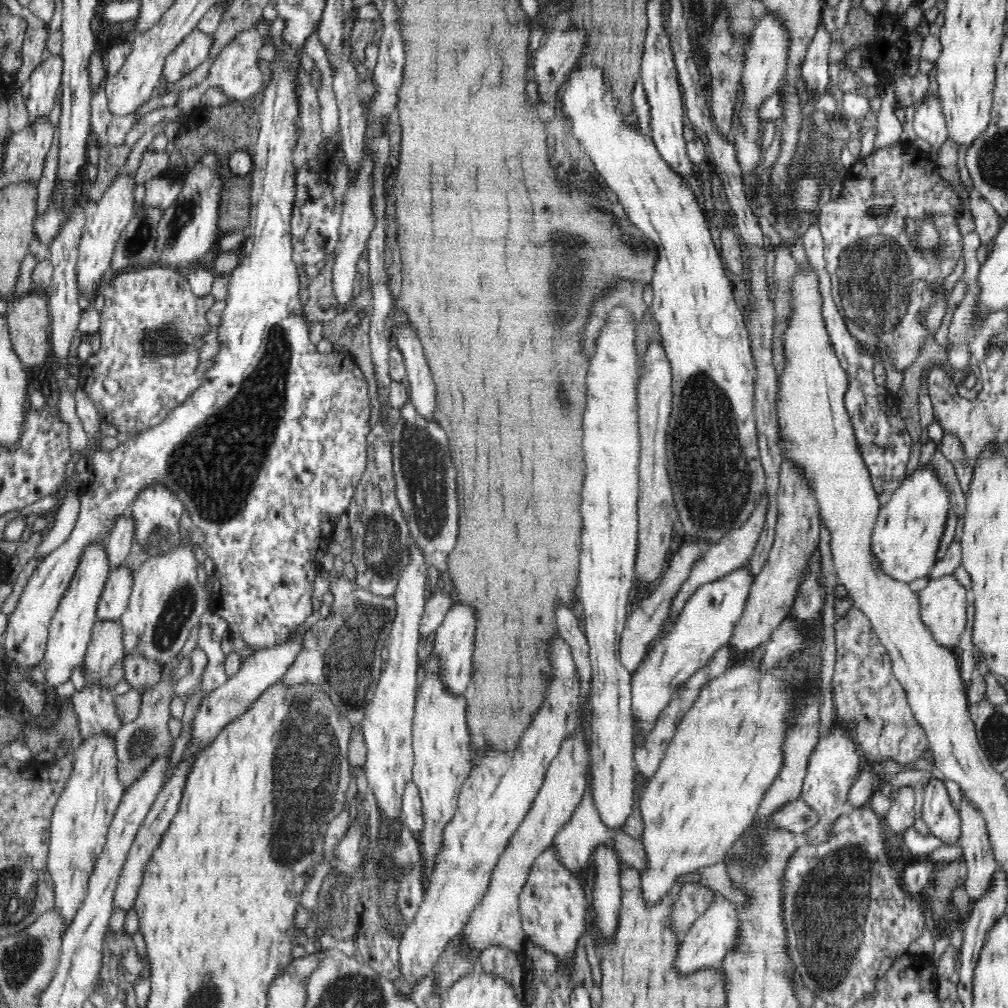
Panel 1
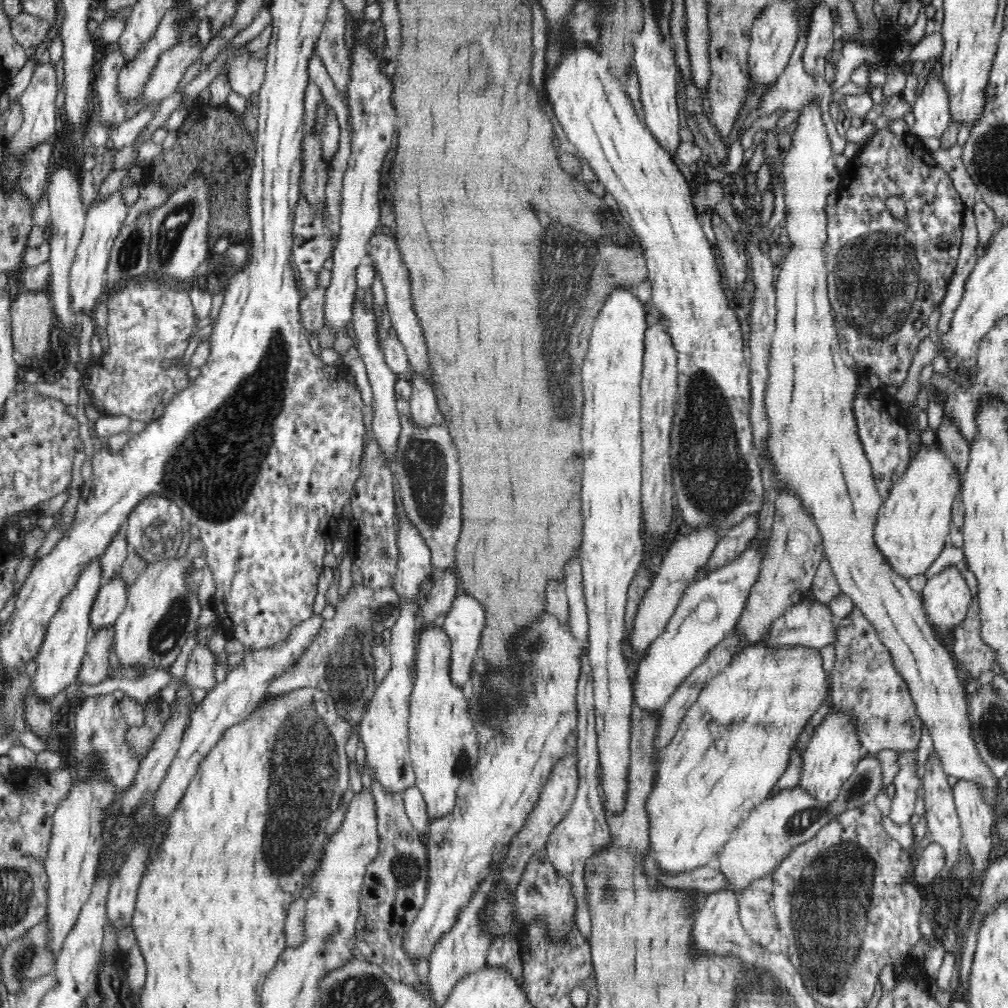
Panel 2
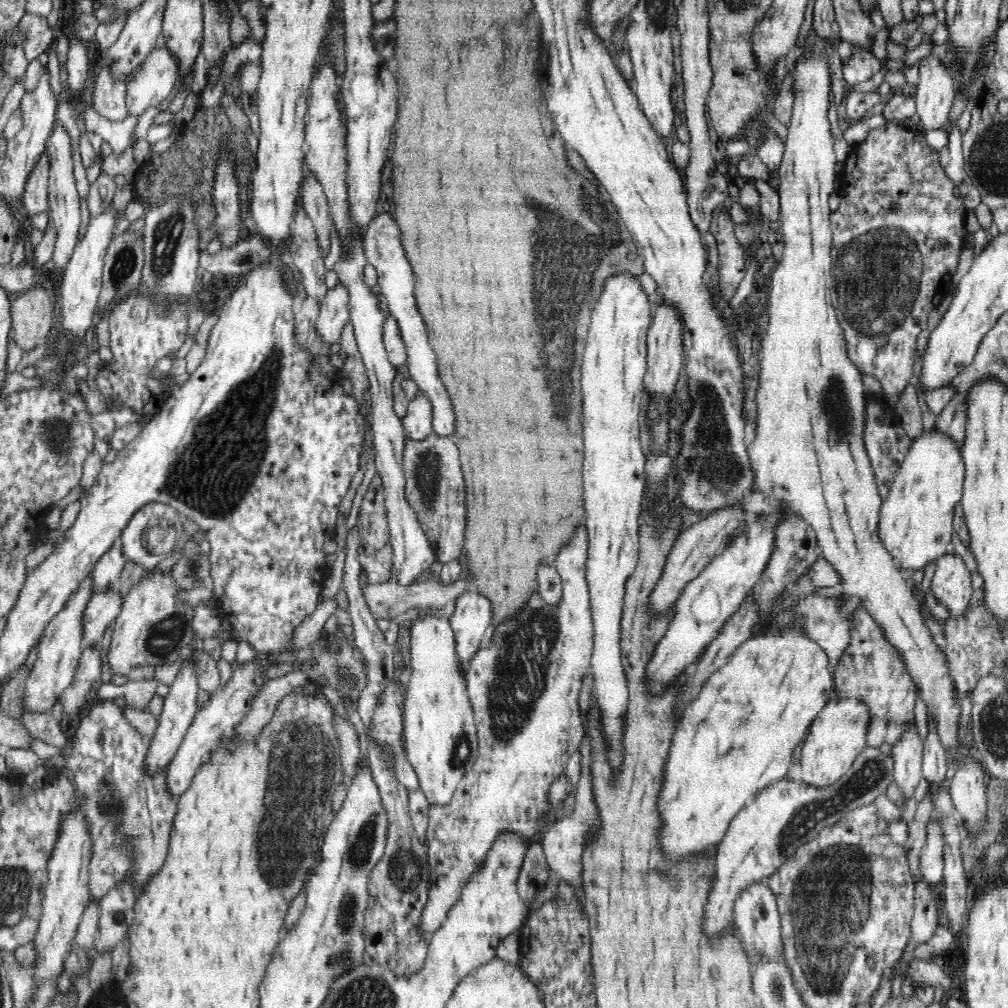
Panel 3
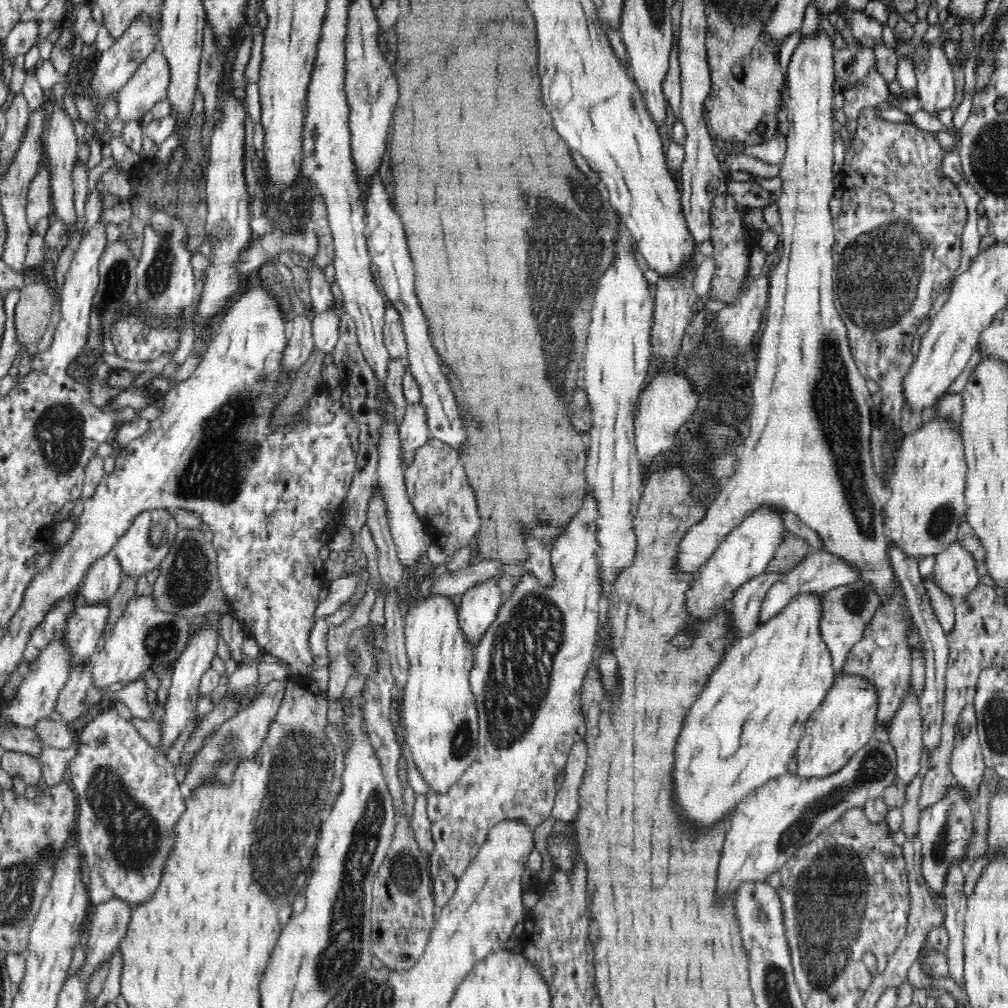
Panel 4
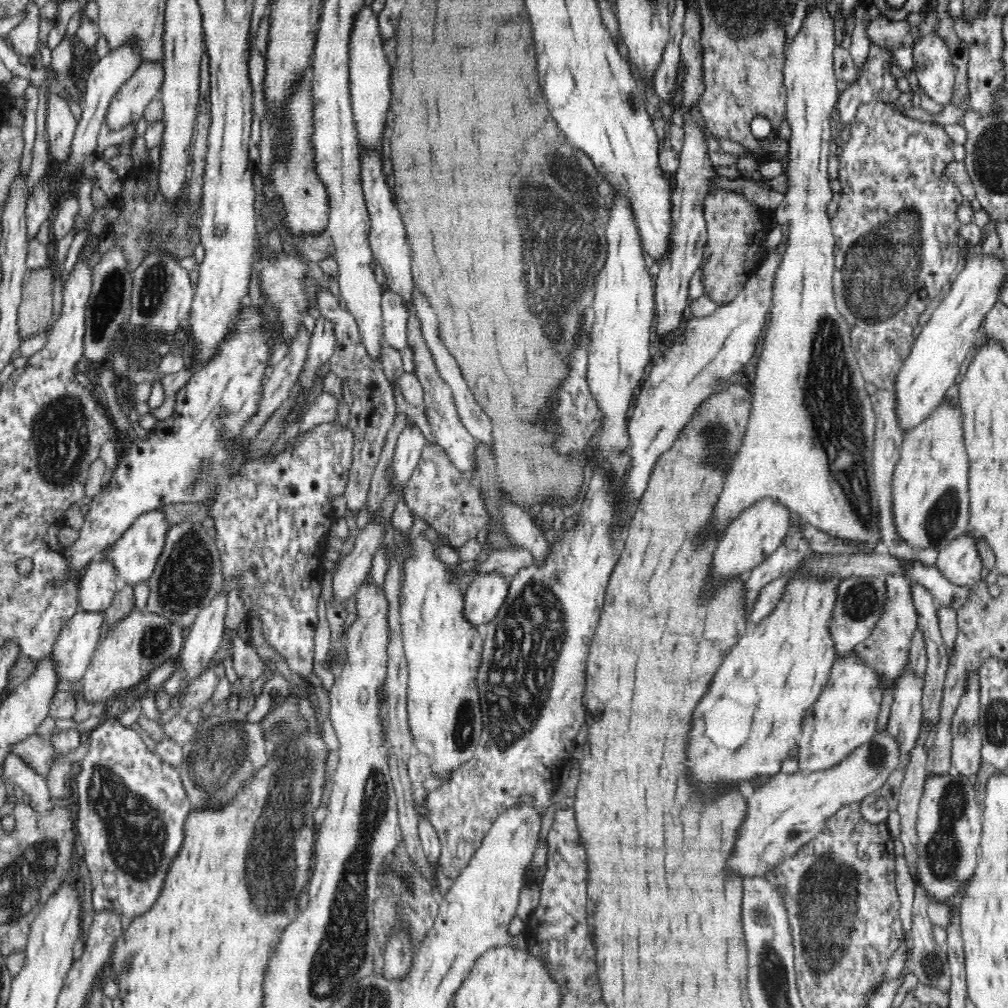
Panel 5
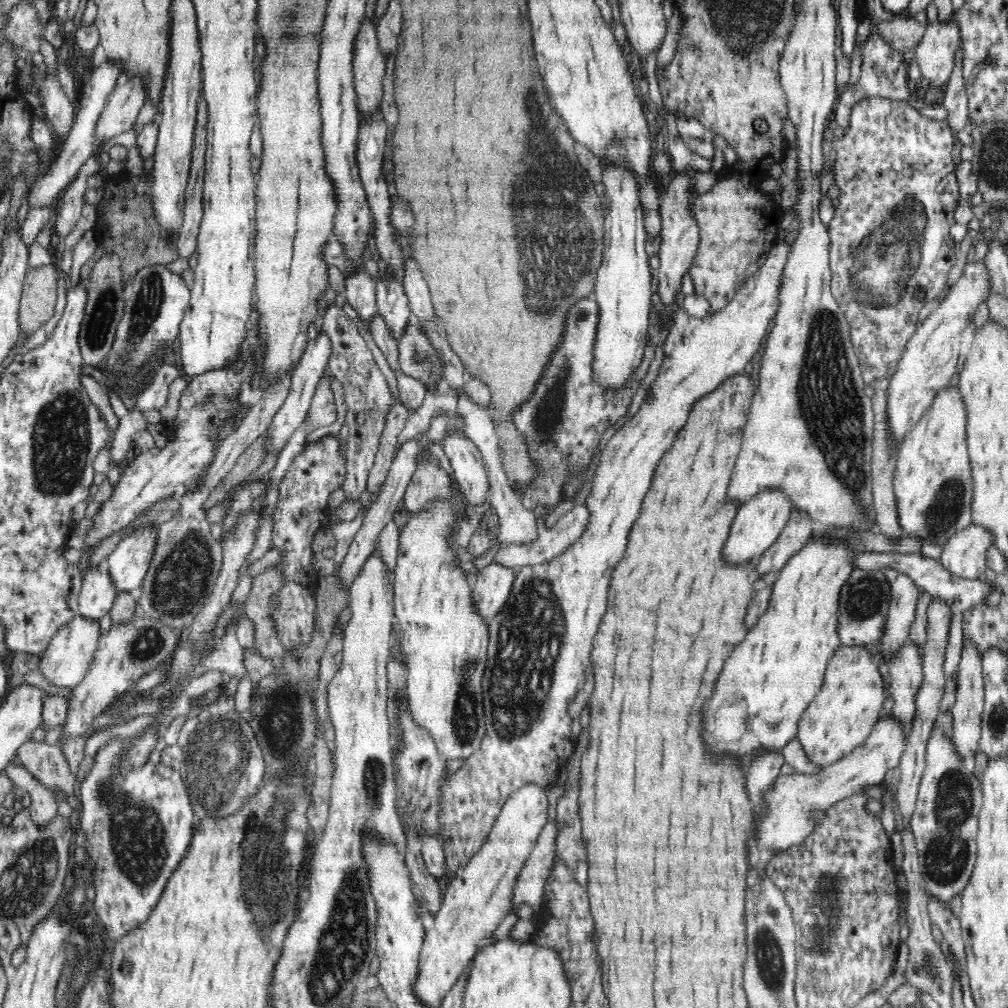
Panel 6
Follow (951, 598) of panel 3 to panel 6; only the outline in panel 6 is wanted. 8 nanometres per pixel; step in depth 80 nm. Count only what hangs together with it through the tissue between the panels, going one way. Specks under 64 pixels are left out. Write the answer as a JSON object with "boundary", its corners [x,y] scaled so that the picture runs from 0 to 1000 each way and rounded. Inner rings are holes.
{"boundary":[[[962,519],[942,534],[932,554],[943,570],[966,575],[979,564],[979,549],[987,542],[982,525]]]}

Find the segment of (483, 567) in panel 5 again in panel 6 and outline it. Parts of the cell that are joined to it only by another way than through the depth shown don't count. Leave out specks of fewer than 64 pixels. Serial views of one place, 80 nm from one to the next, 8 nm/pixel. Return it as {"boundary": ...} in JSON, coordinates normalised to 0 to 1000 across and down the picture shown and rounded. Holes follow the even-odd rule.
{"boundary":[[[581,500],[571,501],[558,511],[547,524],[542,523],[538,517],[534,517],[534,534],[528,540],[498,540],[488,557],[492,557],[500,563],[506,563],[506,564],[510,564],[510,567],[522,562],[527,563],[531,560],[542,559],[561,548],[567,540],[570,540],[575,530],[581,526],[581,520],[583,520],[583,503],[581,503]]]}

